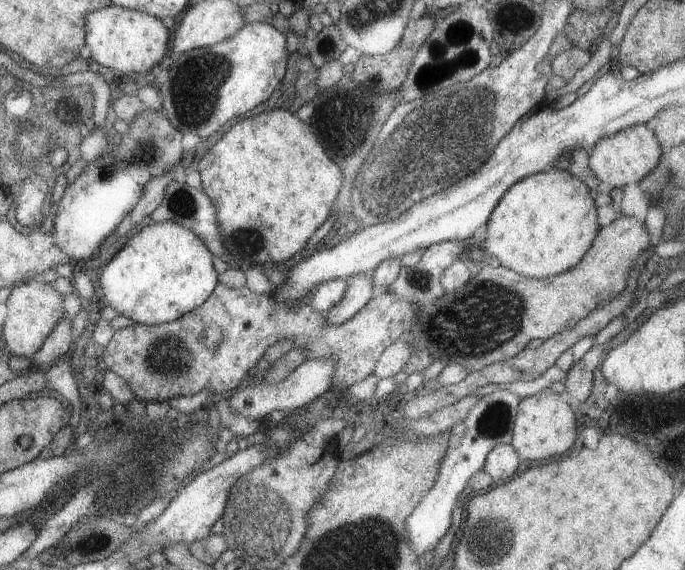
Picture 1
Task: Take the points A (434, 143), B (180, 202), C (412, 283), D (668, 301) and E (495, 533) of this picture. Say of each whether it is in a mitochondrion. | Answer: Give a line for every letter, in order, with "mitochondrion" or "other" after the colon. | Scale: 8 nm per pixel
A: mitochondrion
B: mitochondrion
C: mitochondrion
D: other
E: mitochondrion

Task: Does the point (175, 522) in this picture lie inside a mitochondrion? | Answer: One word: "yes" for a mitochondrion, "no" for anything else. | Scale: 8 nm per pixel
no

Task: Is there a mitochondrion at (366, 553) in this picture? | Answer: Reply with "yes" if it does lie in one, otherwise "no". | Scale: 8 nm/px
yes

